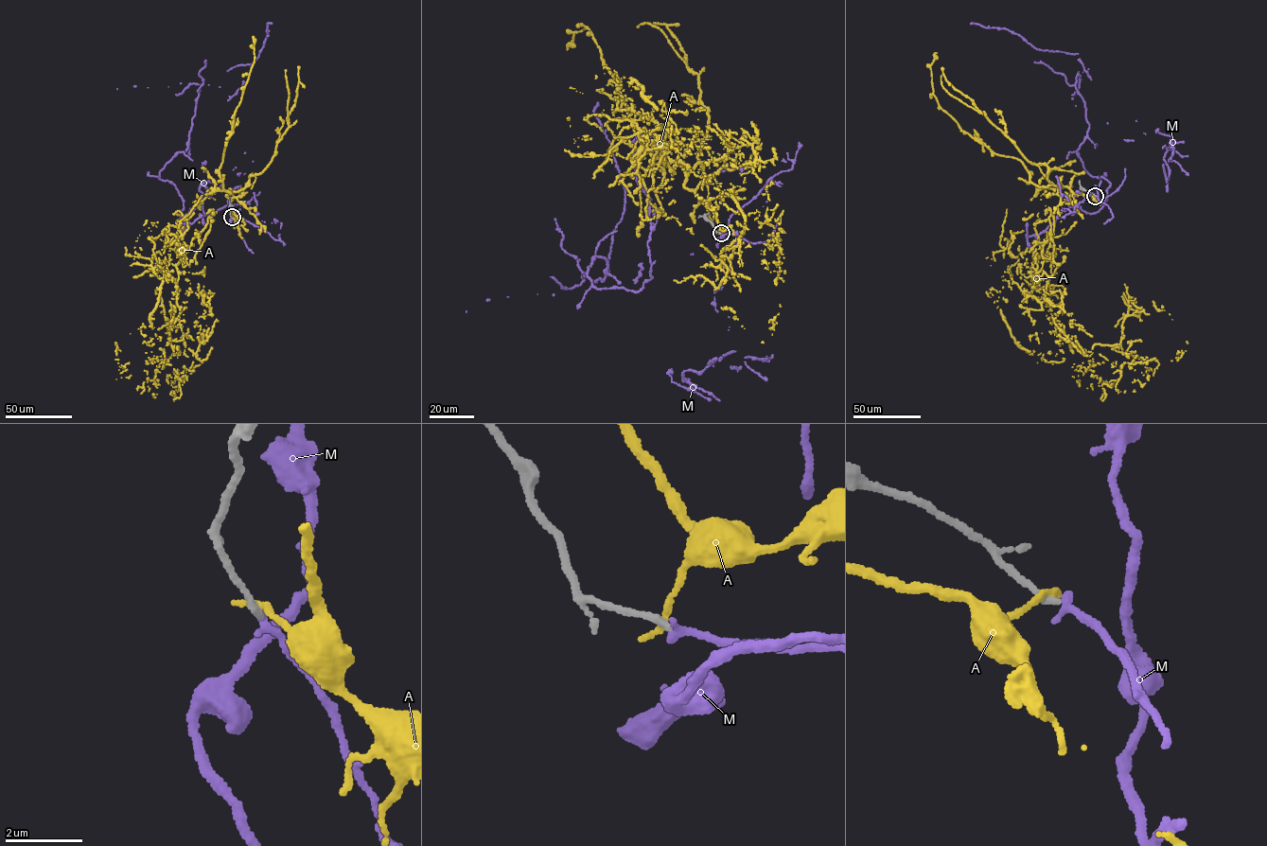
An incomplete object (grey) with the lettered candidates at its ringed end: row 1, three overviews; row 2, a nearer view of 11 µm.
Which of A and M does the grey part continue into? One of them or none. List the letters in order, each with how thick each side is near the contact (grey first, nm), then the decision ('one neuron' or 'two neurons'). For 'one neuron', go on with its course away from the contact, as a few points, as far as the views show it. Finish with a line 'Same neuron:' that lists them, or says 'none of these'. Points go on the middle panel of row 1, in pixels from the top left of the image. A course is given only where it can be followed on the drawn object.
A: calibres 190 and 170 nm; two neurons
M: calibres 170 and 200 nm; one neuron; course (721, 233), (651, 229), (636, 292), (591, 284), (604, 257), (583, 282), (613, 288), (624, 200), (597, 102)
Same neuron: M

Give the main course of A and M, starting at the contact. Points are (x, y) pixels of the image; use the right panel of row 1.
A: (1095, 196), (1037, 192), (1046, 300), (1105, 394), (1079, 380), (1088, 361)
M: (1095, 196), (1082, 211), (1110, 183), (1077, 150), (1088, 68), (970, 24)

